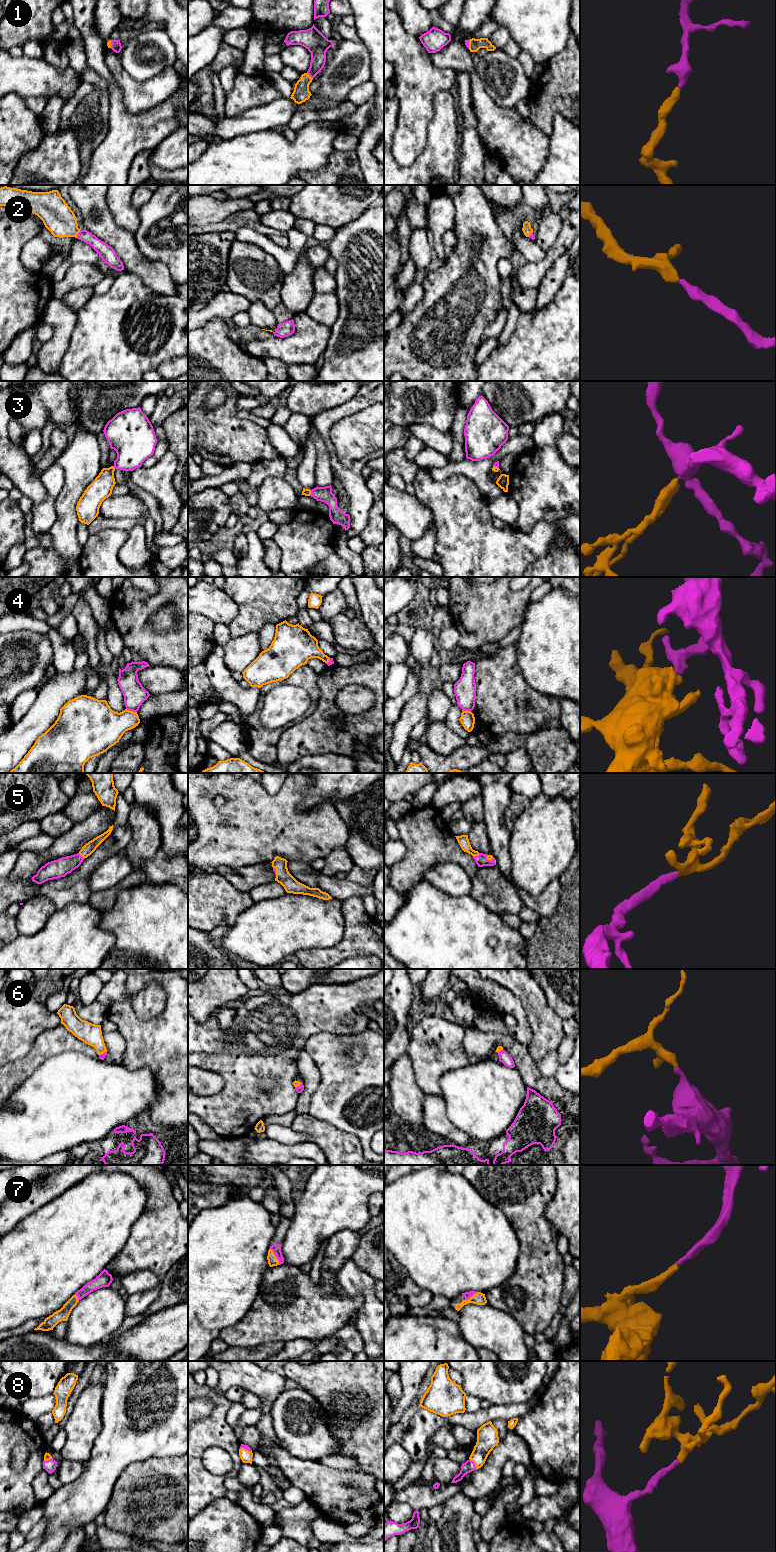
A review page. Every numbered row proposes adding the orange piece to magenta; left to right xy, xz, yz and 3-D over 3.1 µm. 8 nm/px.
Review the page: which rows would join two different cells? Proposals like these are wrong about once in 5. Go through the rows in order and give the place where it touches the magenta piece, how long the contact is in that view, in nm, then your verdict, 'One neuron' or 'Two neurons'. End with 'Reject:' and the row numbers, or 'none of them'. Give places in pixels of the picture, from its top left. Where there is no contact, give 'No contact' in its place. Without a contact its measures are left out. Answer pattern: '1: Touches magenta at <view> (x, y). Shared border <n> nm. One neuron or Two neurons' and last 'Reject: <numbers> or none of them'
1: Touches magenta at xz (309, 75). Shared border 70 nm. One neuron
2: Touches magenta at xy (78, 234). Shared border 70 nm. One neuron
3: Touches magenta at xy (114, 467). Shared border 30 nm. One neuron
4: Touches magenta at xy (131, 710). Shared border 90 nm. Two neurons
5: Touches magenta at yz (476, 856). Shared border 70 nm. One neuron
6: Touches magenta at xy (103, 1053). Shared border 70 nm. One neuron
7: Touches magenta at xz (275, 1255). Shared border 150 nm. One neuron
8: Touches magenta at yz (474, 1463). Shared border 110 nm. One neuron
Reject: 4

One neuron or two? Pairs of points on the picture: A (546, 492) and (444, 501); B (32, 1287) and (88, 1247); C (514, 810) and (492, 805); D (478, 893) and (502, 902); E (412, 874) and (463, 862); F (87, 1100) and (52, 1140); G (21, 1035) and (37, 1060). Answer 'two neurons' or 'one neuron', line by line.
A: two neurons
B: one neuron
C: two neurons
D: one neuron
E: one neuron
F: one neuron
G: two neurons

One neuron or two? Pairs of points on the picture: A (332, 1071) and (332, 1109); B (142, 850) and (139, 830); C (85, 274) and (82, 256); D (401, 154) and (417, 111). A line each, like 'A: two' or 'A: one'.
A: one
B: one
C: two
D: one

